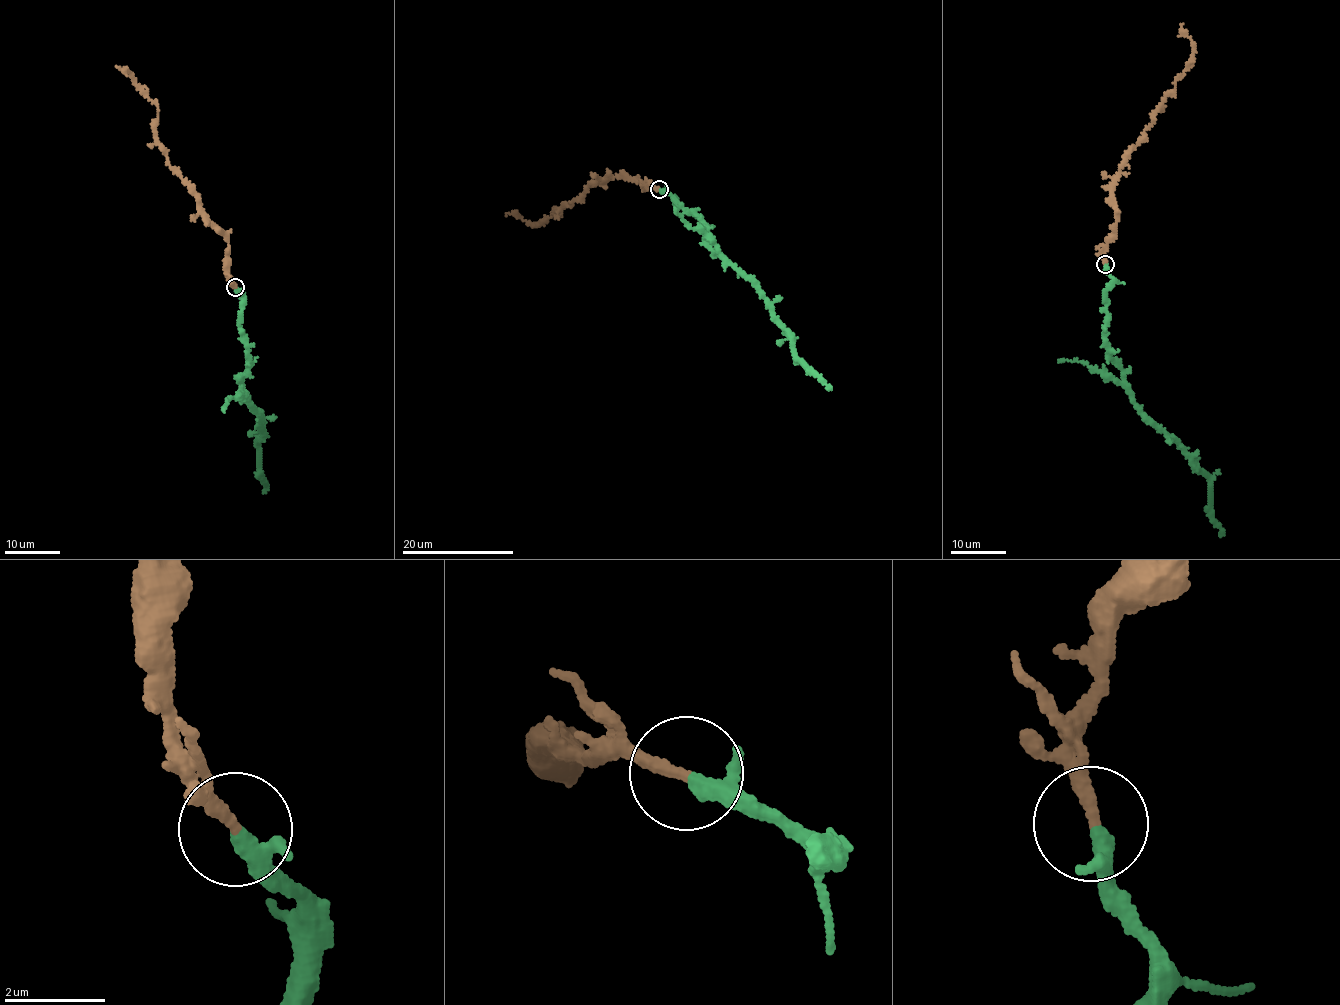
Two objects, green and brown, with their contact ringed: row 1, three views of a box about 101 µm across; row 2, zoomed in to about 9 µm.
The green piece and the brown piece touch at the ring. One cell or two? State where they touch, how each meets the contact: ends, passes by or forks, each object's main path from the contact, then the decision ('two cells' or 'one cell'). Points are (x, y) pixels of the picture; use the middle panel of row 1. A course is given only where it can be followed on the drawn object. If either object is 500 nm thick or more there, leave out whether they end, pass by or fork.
(659, 189) | green passes by | brown ends | green via (659, 189), (694, 213), (707, 228), (710, 246), (750, 279), (788, 332), (796, 355), (826, 388) | brown via (659, 189), (617, 176), (600, 180), (585, 196), (534, 225), (505, 215) | one cell

